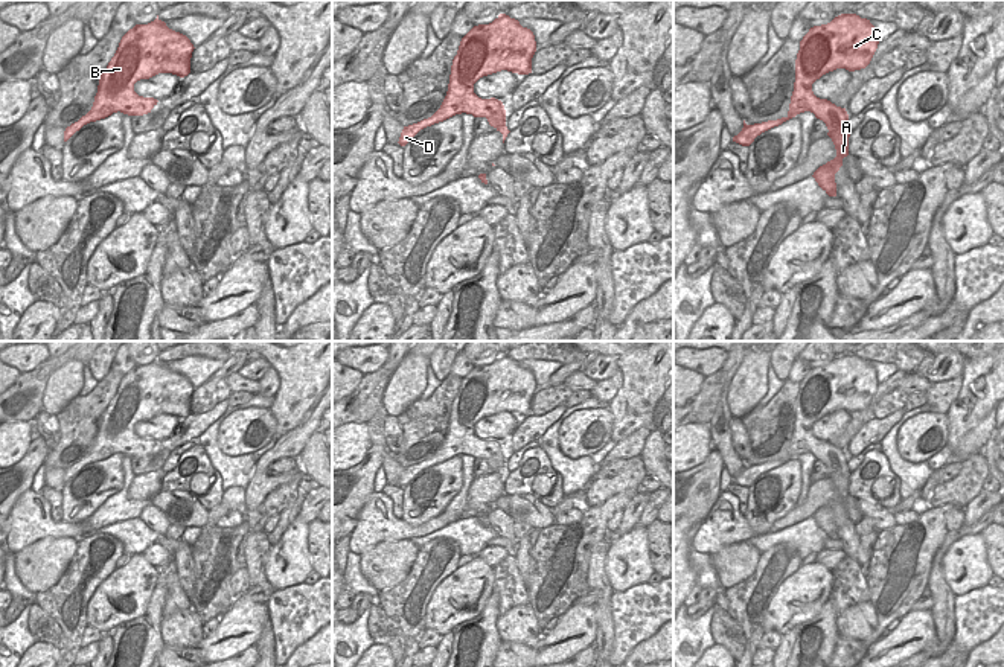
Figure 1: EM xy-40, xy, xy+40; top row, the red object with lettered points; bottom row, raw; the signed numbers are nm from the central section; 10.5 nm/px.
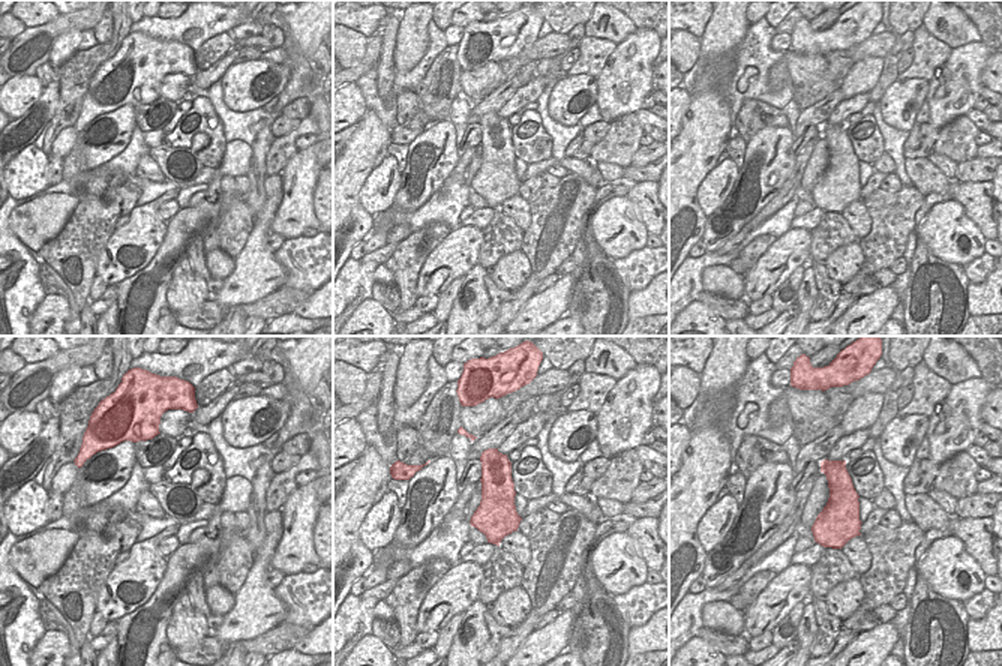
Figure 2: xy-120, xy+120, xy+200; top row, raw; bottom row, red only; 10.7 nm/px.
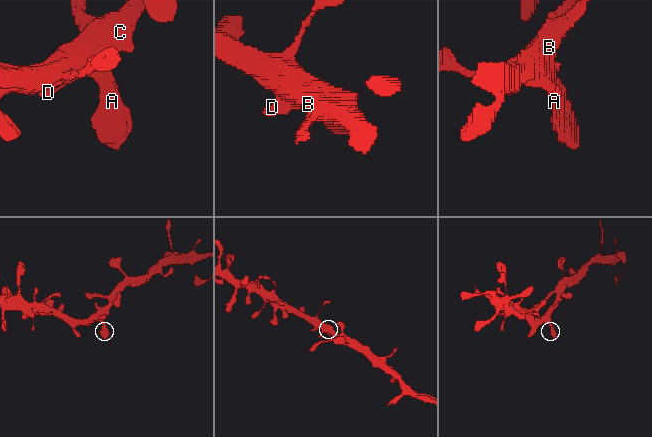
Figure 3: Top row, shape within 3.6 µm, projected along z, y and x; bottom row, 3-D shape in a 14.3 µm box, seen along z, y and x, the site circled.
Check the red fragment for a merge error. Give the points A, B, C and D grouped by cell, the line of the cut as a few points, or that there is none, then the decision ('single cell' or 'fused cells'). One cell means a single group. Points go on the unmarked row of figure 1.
A B C D | no cut | single cell

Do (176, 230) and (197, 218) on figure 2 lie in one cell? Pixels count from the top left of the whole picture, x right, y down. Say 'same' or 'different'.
same

